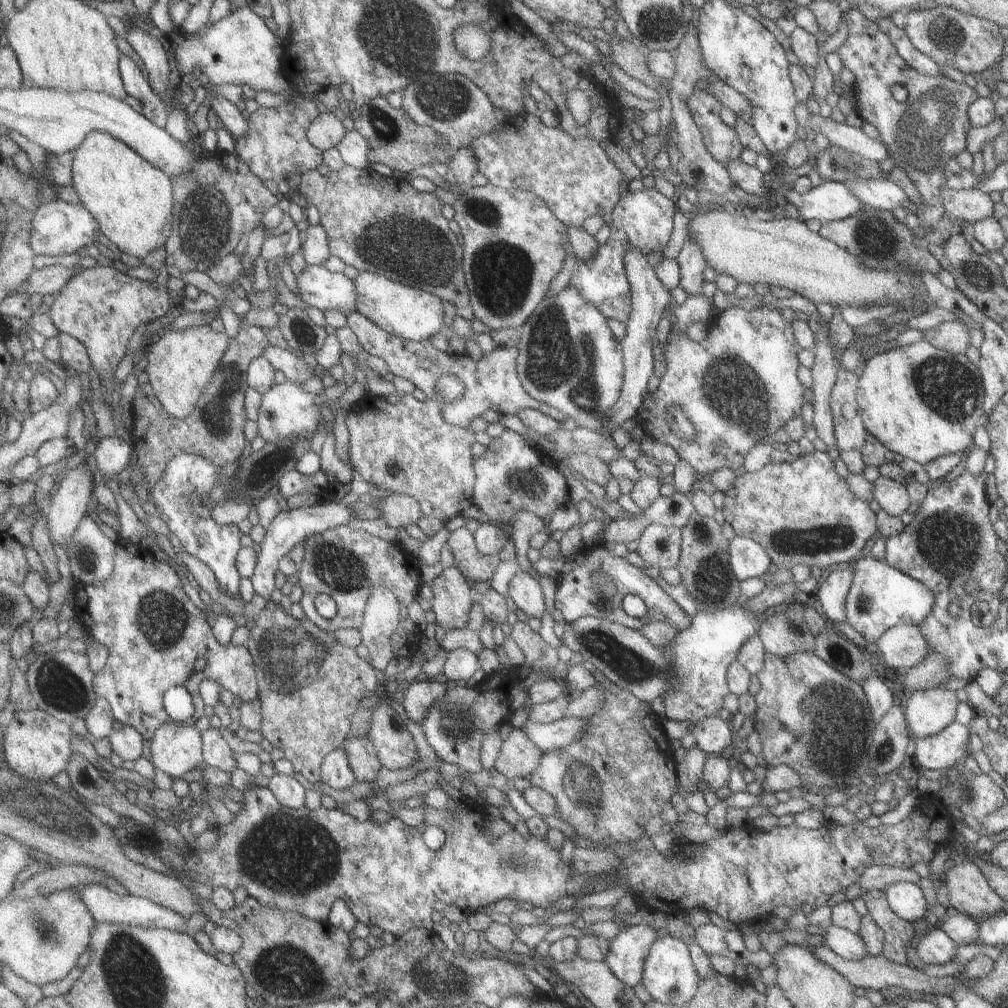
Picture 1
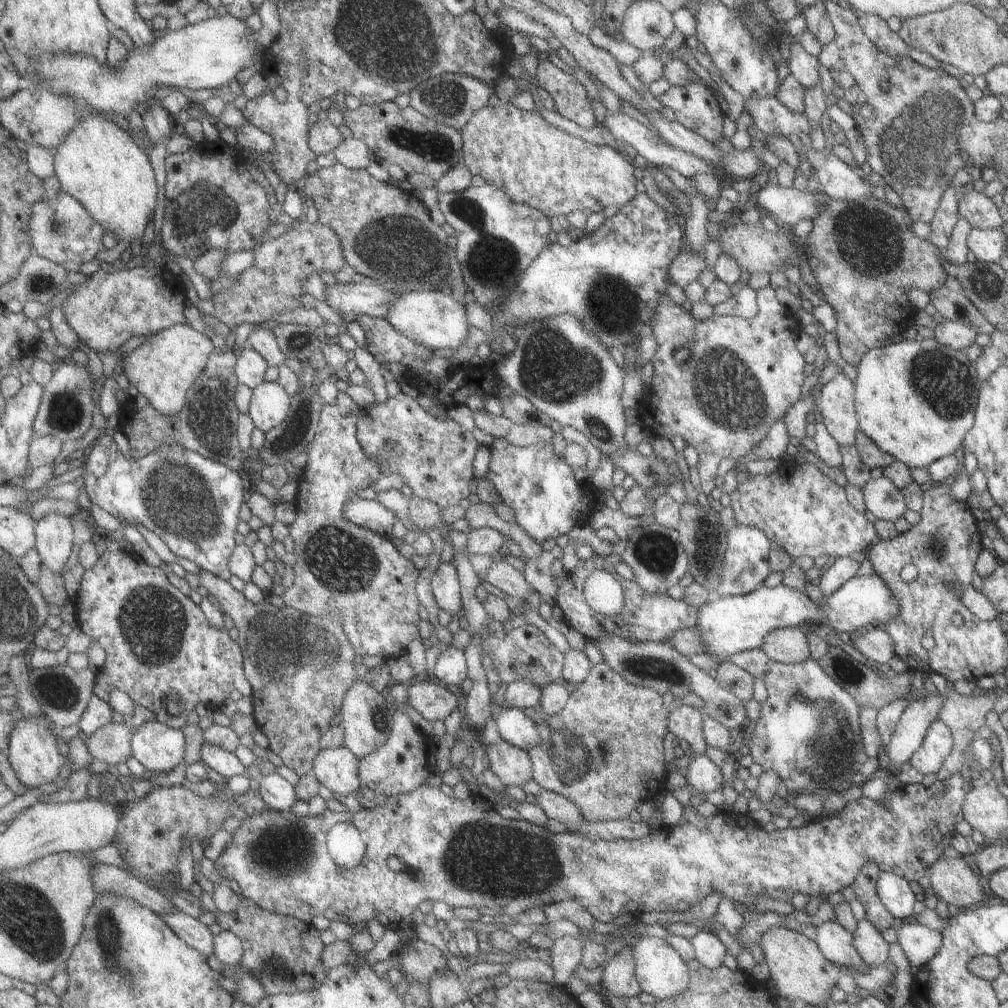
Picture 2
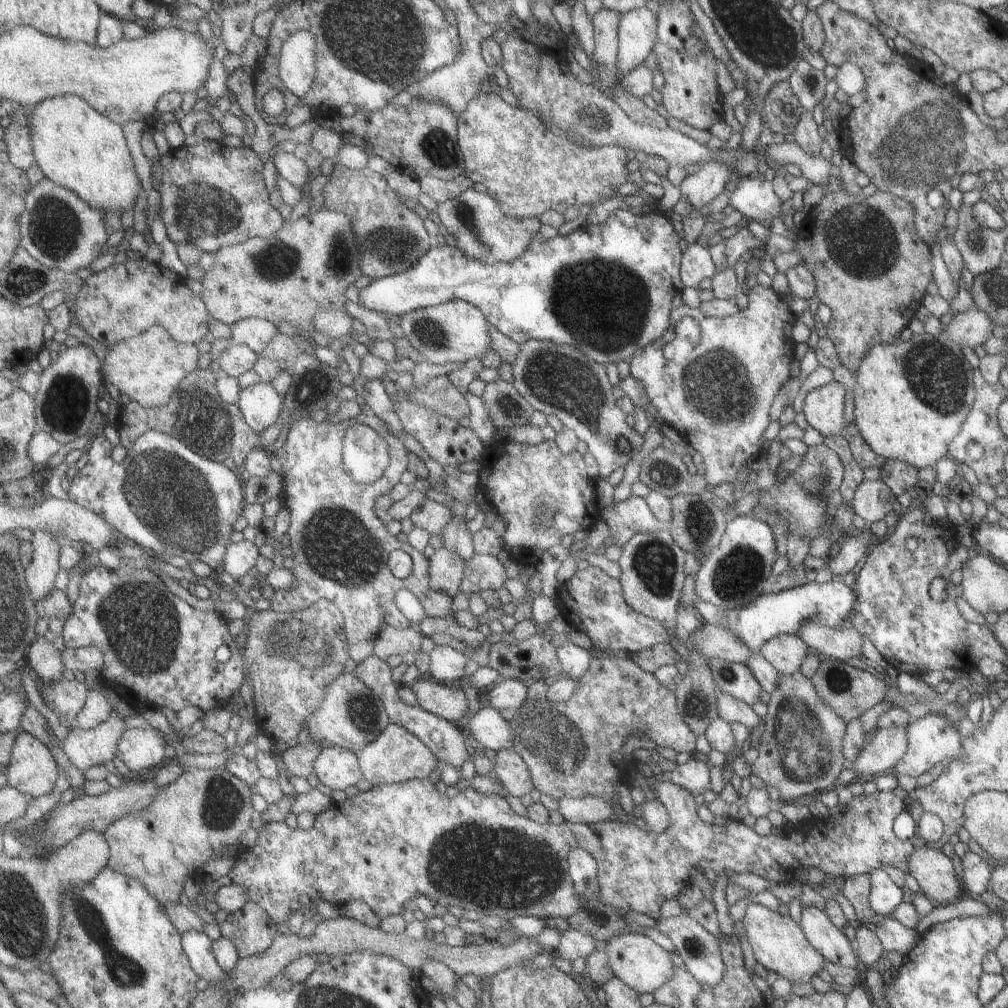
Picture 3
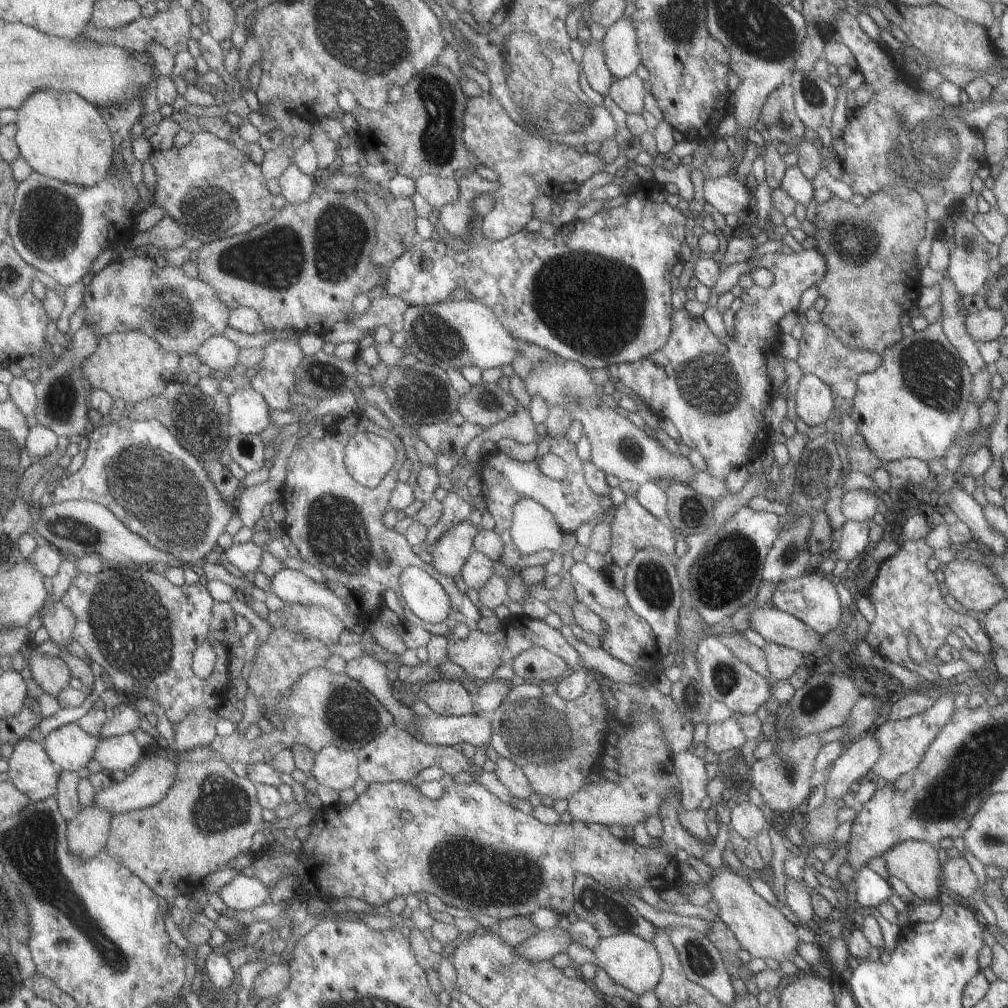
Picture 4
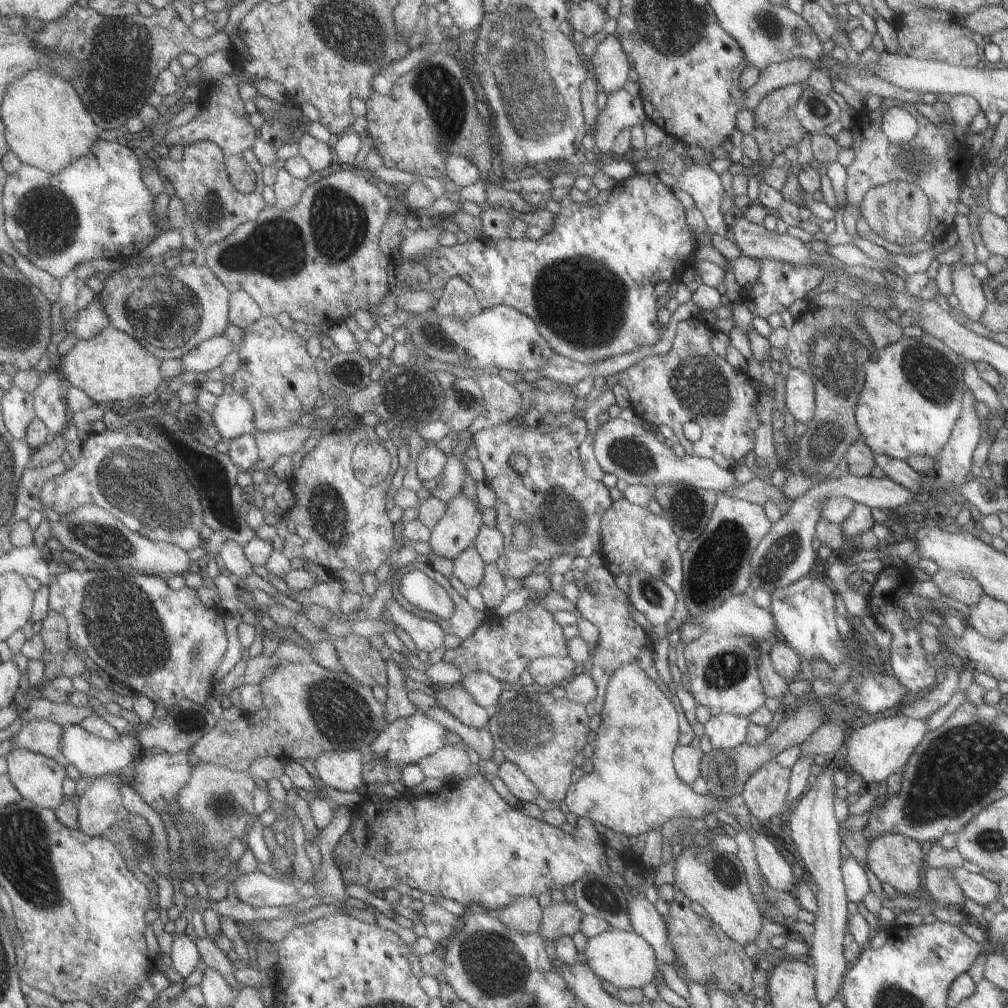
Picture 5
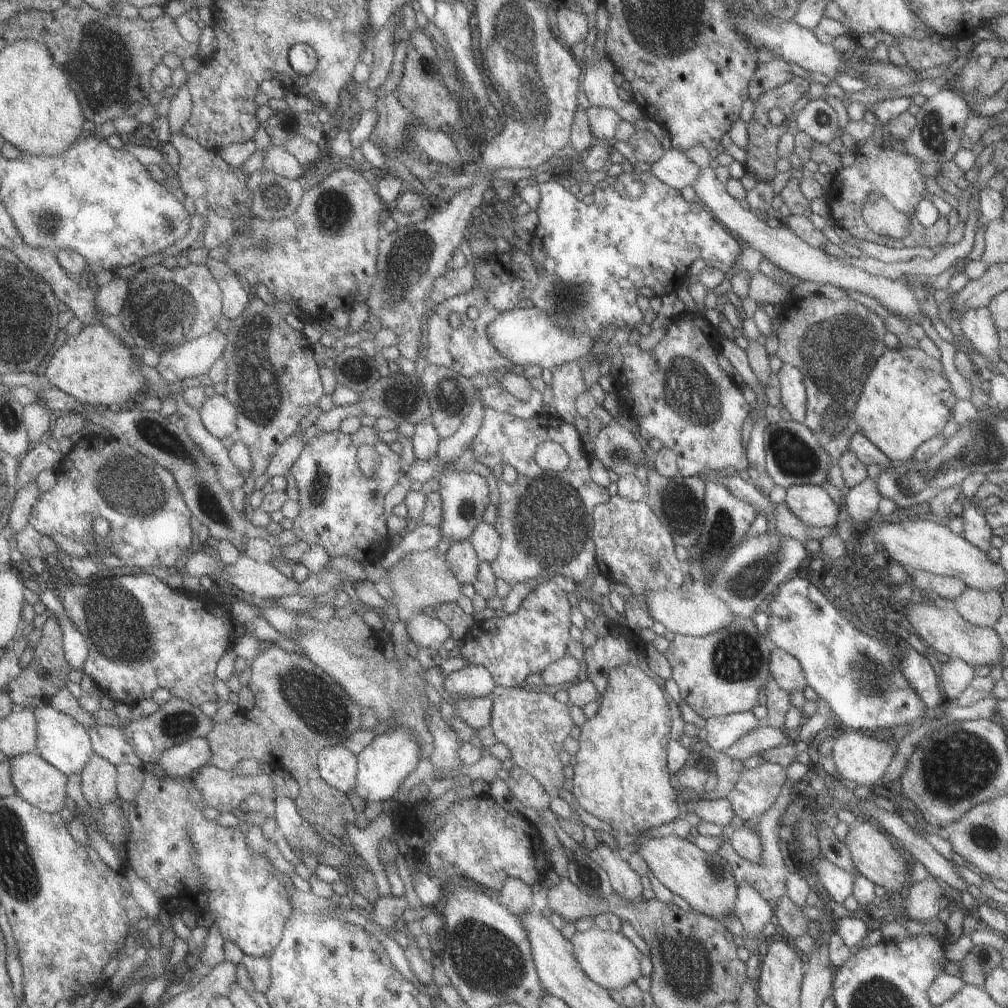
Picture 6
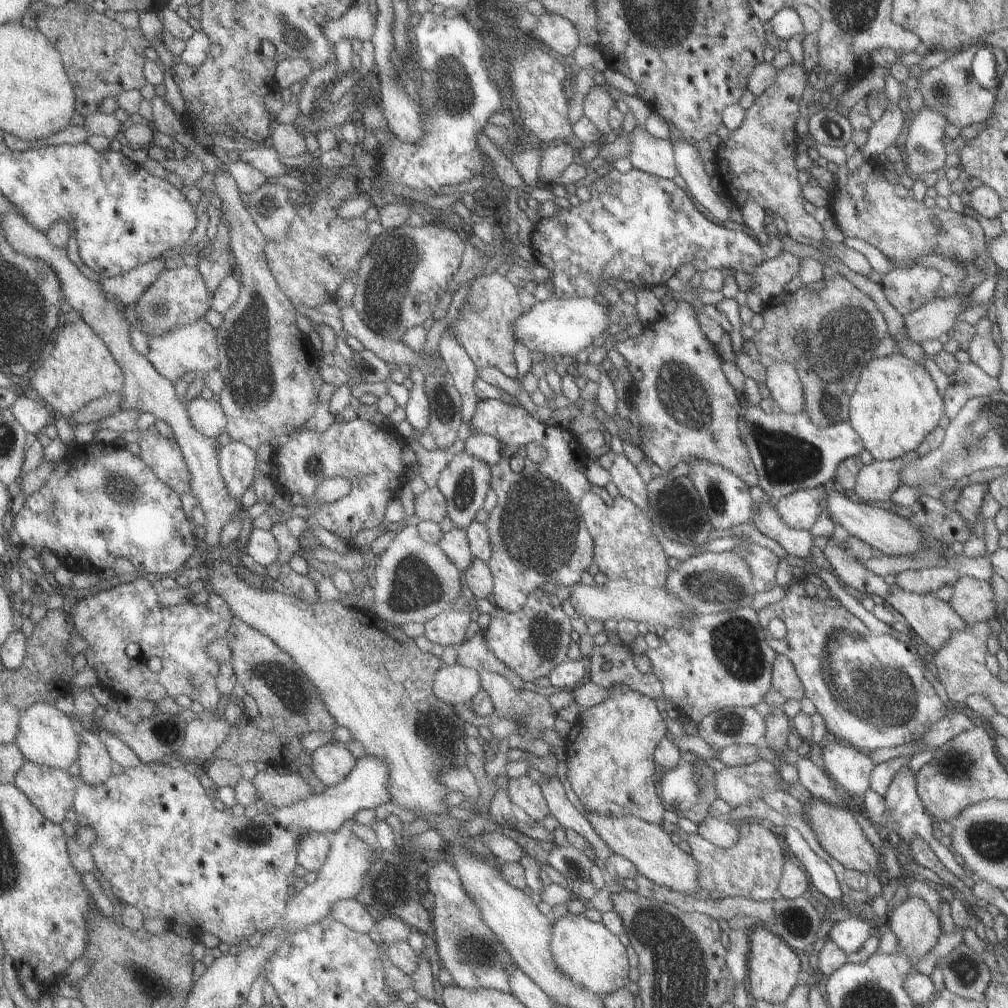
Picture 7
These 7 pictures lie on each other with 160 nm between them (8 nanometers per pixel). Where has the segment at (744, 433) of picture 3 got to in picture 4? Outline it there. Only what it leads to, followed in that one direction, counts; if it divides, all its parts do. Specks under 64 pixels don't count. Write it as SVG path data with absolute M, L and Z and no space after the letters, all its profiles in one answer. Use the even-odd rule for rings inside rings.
M803 249L801 252L794 252L785 256L780 252L774 254L765 254L761 257L750 257L748 261L757 268L767 269L773 275L773 282L769 288L760 288L752 285L751 288L743 289L741 292L741 307L734 314L735 328L731 332L731 337L726 337L726 343L723 344L721 340L717 340L715 336L708 330L705 322L699 316L692 316L689 312L686 312L684 308L677 310L670 316L670 332L667 341L659 350L649 354L647 357L639 358L639 360L622 363L614 368L612 368L613 380L614 382L619 382L622 386L629 388L637 398L639 398L645 406L651 411L652 415L655 415L660 420L666 418L673 423L673 426L679 432L678 442L689 447L690 449L697 451L699 455L703 458L705 462L705 471L714 478L718 480L724 480L729 472L734 468L740 468L747 464L747 462L752 462L754 459L758 458L758 455L768 448L767 441L769 439L769 429L767 427L767 422L763 418L763 410L767 406L767 400L771 394L770 380L767 375L767 364L765 364L766 355L775 348L777 350L777 340L779 338L779 332L776 327L778 320L788 312L795 312L798 306L798 300L801 294L805 290L813 289L814 285L823 278L825 274L825 260L823 260L823 254L819 254L819 250L816 249Z

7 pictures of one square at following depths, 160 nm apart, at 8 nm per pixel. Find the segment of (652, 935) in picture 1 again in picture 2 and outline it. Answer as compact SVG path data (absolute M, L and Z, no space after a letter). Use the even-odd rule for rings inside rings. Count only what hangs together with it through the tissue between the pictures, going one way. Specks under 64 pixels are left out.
M623 945L616 954L607 957L607 964L601 970L599 987L605 990L605 994L611 993L616 997L635 997L639 994L629 945Z

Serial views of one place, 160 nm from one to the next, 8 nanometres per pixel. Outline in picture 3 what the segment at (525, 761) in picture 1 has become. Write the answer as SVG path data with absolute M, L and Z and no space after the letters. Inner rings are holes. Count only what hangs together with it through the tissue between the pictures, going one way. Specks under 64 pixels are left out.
M500 749L496 752L494 770L502 790L508 796L520 798L533 789L529 768L513 750Z

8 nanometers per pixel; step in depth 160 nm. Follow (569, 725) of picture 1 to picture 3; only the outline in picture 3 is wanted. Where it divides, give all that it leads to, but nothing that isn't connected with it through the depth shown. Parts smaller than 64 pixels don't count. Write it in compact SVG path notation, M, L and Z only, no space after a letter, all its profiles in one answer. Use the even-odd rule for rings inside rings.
M487 707L477 711L471 717L460 721L459 726L469 731L469 739L474 739L483 748L491 751L509 749L513 740L513 730L507 720L499 715L495 708Z

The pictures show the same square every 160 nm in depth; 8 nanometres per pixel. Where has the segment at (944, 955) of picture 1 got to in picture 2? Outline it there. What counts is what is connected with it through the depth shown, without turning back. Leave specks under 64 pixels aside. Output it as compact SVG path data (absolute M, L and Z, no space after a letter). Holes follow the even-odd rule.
M905 920L896 931L897 944L903 950L913 970L924 964L939 950L942 935L939 931L918 925L915 920Z

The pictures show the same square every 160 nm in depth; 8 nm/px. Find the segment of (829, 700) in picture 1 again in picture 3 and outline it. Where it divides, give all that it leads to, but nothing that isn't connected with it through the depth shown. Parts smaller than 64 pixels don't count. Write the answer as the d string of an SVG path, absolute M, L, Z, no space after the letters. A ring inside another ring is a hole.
M796 671L792 674L778 674L777 686L769 694L769 702L766 705L766 717L763 718L766 724L763 726L763 738L759 738L759 746L756 750L759 756L750 764L750 774L753 774L766 786L773 787L779 794L779 801L786 803L789 800L798 799L821 791L830 791L836 785L838 774L843 771L845 758L839 752L839 744L845 732L845 722L842 718L835 715L835 712L823 704L815 688L811 686L809 678L803 678L801 672Z

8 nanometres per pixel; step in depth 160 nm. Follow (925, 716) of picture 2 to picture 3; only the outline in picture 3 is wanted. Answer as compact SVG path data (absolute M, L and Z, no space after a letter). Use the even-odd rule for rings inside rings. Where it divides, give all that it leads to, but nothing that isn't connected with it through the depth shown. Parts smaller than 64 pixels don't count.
M893 726L885 729L873 729L863 740L859 754L851 760L853 771L860 779L863 776L891 771L895 762L905 752L904 726Z

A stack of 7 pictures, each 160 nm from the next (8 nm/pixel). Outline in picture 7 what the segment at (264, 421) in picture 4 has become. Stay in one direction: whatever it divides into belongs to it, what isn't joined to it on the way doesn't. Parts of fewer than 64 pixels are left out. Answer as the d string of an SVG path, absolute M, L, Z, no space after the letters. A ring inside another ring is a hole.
M198 397L187 400L187 414L193 426L207 438L219 438L223 432L227 433L227 416L217 400L204 400Z

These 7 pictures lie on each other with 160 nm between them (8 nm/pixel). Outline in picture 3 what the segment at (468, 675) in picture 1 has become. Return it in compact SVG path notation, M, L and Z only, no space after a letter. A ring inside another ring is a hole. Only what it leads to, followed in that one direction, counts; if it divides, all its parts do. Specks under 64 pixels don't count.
M436 645L429 653L430 673L441 683L457 683L465 677L468 657L457 648Z

